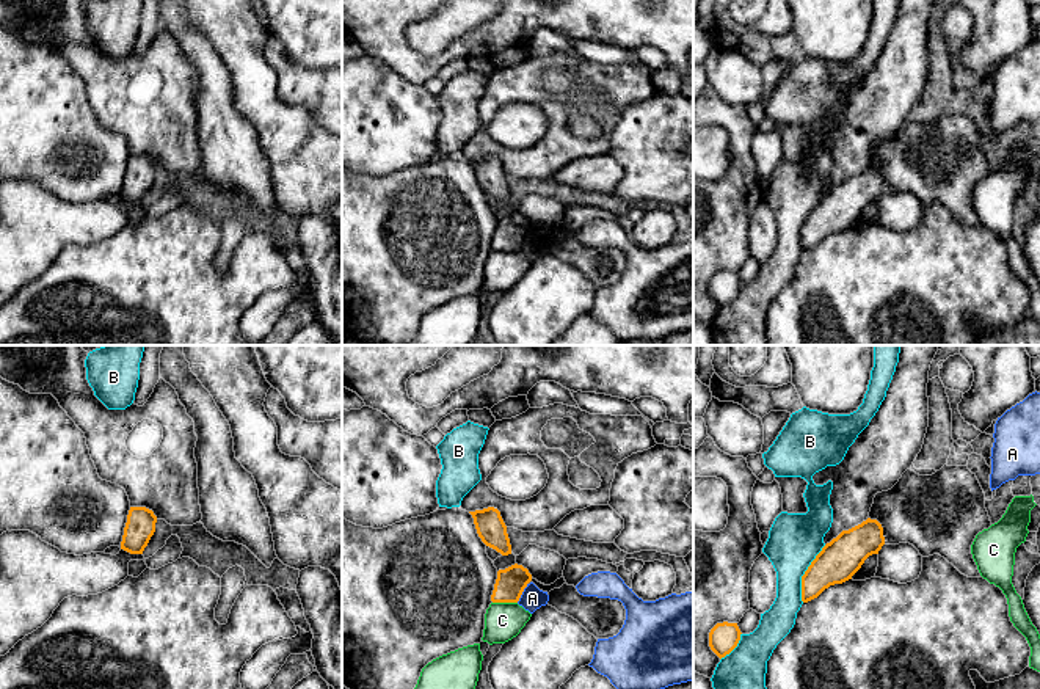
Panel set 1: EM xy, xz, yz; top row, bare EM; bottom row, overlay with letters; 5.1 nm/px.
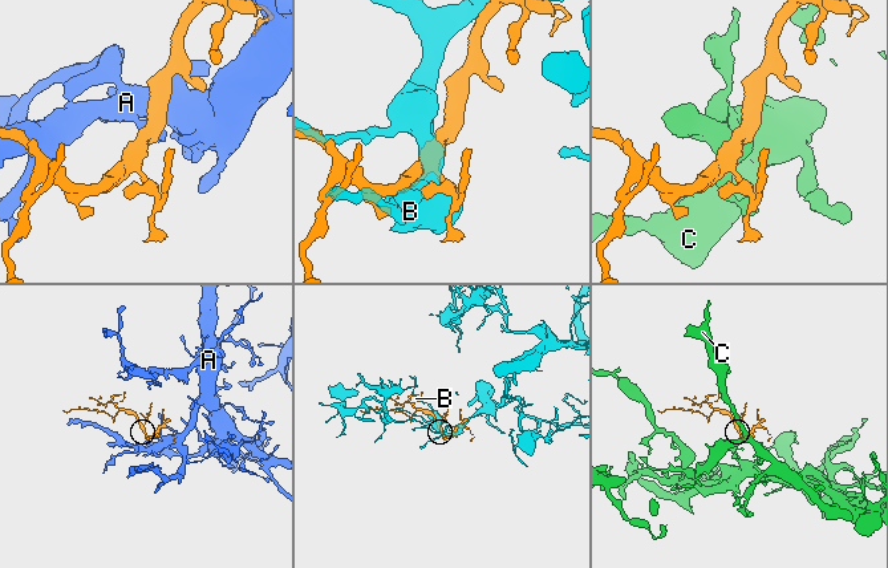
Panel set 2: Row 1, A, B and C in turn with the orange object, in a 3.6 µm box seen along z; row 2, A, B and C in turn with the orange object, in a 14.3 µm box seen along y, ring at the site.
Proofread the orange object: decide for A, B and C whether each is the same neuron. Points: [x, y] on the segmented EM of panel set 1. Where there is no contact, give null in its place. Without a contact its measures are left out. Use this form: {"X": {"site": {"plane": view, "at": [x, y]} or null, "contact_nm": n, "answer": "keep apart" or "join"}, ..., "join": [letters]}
{"A": {"site": {"plane": "xz", "at": [523, 590]}, "contact_nm": 120, "answer": "keep apart"}, "B": {"site": {"plane": "yz", "at": [805, 573]}, "contact_nm": 320, "answer": "keep apart"}, "C": {"site": {"plane": "xz", "at": [505, 601]}, "contact_nm": 130, "answer": "keep apart"}, "join": []}

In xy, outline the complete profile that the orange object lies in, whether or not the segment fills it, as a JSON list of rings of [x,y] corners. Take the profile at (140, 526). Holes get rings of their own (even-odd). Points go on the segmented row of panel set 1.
[[[130,507],[121,549],[130,554],[143,554],[151,537],[155,532],[157,516],[146,507]]]

